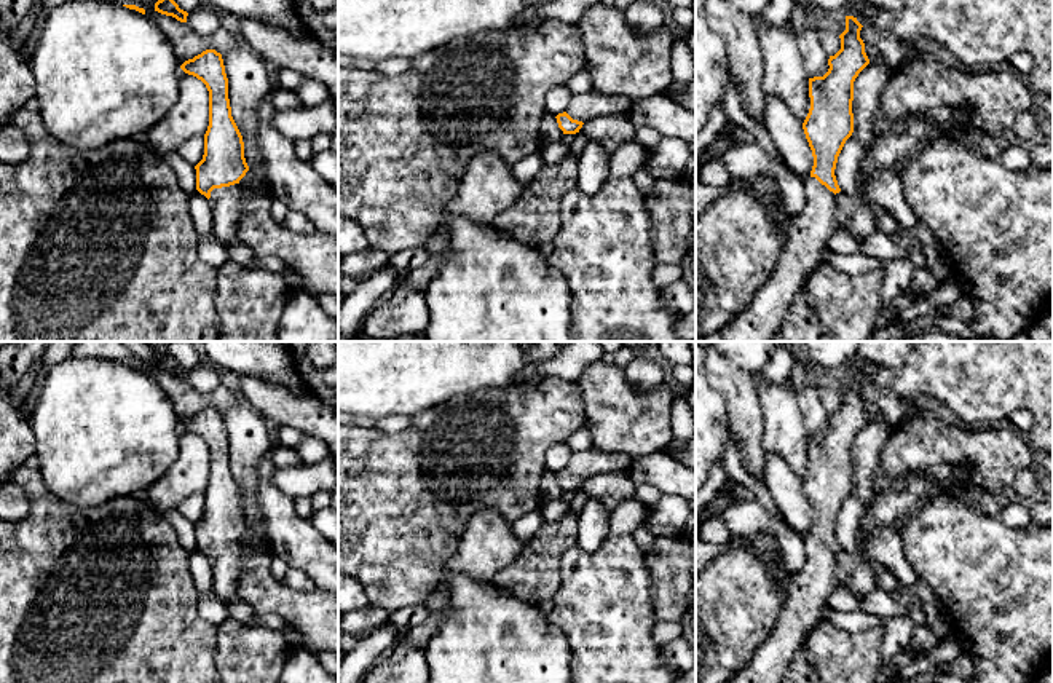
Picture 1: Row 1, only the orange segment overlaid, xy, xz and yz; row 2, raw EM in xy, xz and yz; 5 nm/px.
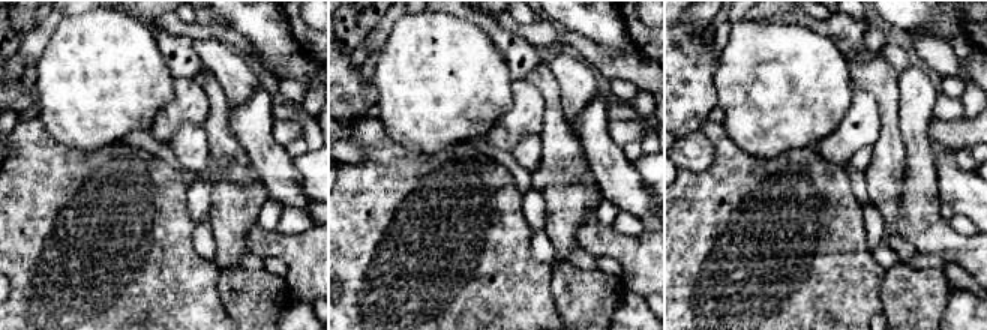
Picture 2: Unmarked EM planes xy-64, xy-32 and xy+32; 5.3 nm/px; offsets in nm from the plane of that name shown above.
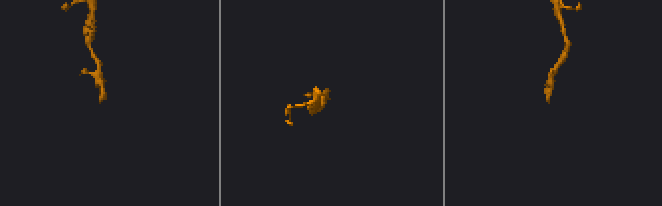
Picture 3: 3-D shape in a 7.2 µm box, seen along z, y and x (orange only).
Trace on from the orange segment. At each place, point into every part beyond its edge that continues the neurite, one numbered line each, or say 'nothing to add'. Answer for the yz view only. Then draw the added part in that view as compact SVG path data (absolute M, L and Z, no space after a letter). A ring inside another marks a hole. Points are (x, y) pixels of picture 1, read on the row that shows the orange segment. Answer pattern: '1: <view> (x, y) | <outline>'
1: yz (809, 232) | M815 177L804 180L806 206L788 223L788 241L771 278L720 332L723 342L772 342L795 295L822 262L836 230L838 201Z

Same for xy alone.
1: xy (227, 203) | M241 184L214 188L211 191L209 203L214 215L212 235L225 251L239 243L238 223L249 195L250 188Z

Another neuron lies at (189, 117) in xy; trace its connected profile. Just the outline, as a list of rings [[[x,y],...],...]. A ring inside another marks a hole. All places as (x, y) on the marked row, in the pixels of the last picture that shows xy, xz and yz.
[[[180,70],[177,101],[140,139],[161,155],[177,152],[190,137],[204,136],[207,126],[209,91],[201,80]]]

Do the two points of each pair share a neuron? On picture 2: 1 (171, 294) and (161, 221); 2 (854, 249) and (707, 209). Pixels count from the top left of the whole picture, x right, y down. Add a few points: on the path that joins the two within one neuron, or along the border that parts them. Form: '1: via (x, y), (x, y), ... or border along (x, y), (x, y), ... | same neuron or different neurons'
1: via (161, 276), (161, 239) | same neuron
2: via (818, 249), (747, 249), (743, 245) | same neuron

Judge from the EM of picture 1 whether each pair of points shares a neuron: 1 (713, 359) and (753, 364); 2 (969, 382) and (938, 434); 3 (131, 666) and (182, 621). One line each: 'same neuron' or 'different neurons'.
1: different neurons
2: different neurons
3: same neuron

